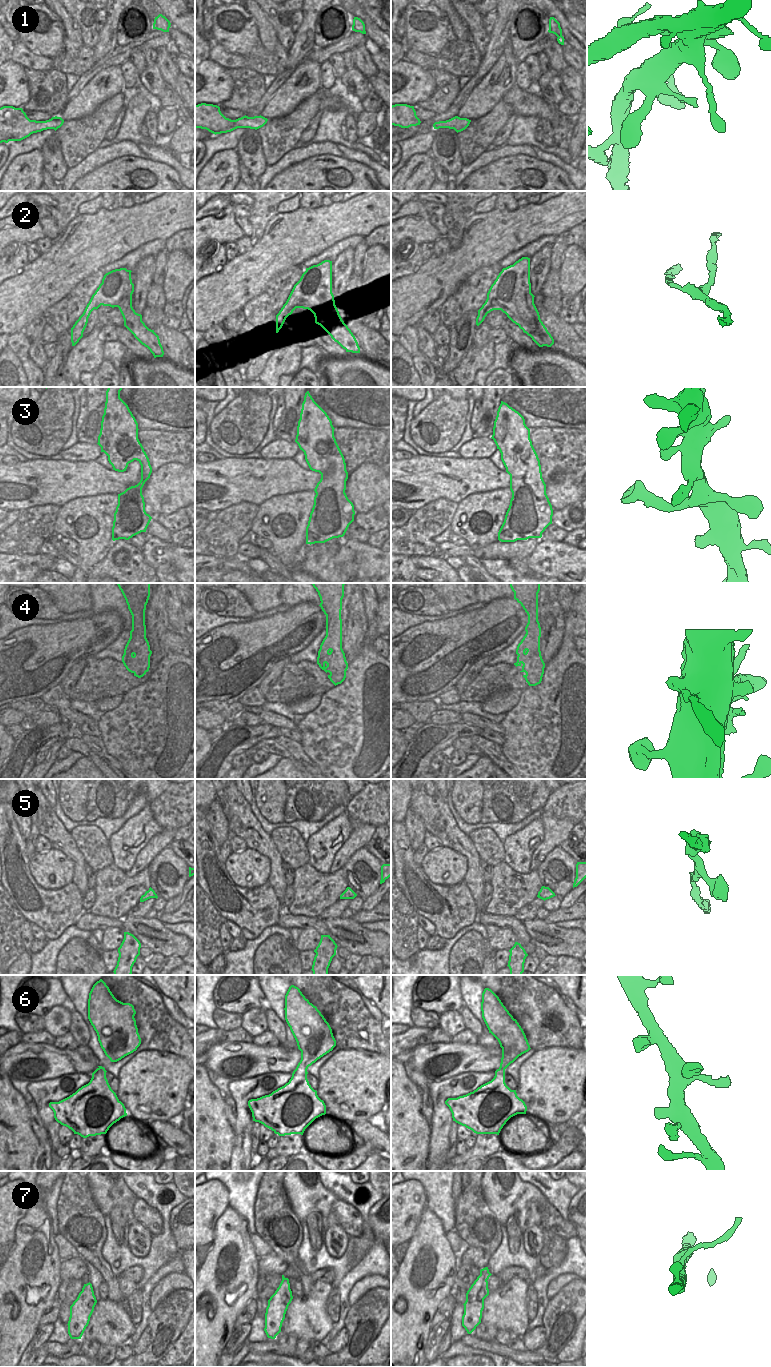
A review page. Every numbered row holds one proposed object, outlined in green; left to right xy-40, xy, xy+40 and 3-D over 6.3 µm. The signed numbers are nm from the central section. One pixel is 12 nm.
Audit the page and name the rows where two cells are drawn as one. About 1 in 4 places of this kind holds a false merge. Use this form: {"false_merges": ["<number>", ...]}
{"false_merges": ["4", "7"]}

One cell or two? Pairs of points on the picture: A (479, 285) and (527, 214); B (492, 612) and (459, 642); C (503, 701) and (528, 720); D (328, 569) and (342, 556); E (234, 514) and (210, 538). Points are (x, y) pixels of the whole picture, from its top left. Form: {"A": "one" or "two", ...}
{"A": "two", "B": "one", "C": "two", "D": "two", "E": "one"}

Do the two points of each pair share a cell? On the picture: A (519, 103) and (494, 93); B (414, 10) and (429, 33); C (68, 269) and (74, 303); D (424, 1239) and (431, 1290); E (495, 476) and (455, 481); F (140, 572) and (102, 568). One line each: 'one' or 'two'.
A: two
B: one
C: two
D: one
E: one
F: one

